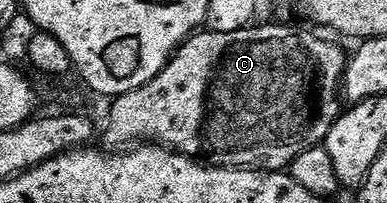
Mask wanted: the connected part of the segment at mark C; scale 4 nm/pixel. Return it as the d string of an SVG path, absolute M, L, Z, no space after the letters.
M250 24L244 30L233 32L215 32L206 29L185 39L177 49L176 54L169 59L155 76L145 86L135 88L131 92L121 94L112 99L109 105L109 127L105 130L104 145L109 148L129 148L134 144L157 144L167 150L176 150L189 158L208 160L215 166L231 166L234 168L260 168L266 172L281 172L292 167L293 161L303 152L313 146L324 143L327 132L333 127L333 121L342 113L343 106L337 103L337 96L342 93L342 83L345 76L347 54L344 54L333 42L324 42L313 34L301 34L297 26L257 26Z

